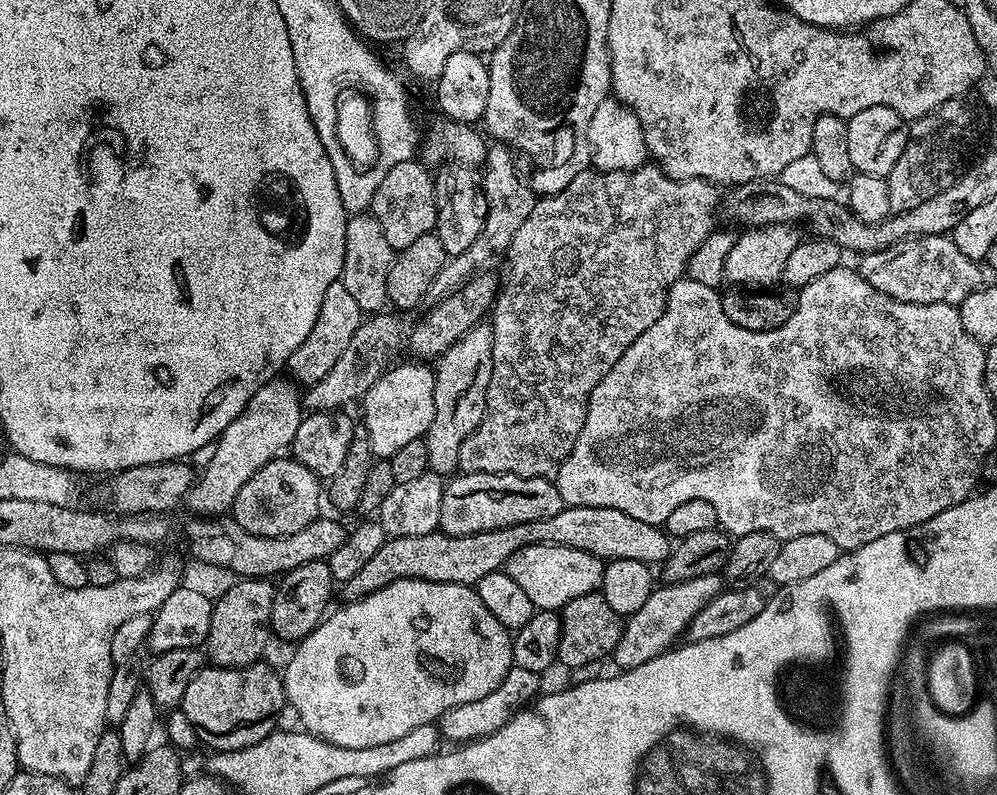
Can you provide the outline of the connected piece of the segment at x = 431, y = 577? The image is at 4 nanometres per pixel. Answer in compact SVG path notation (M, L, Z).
M565 506L561 512L554 514L554 518L542 518L529 524L502 526L498 530L486 530L465 536L451 536L439 530L417 536L393 536L385 539L380 549L371 556L370 562L366 562L366 566L362 566L362 570L358 570L354 578L343 581L342 588L345 596L343 599L348 602L360 600L363 596L374 594L374 590L382 590L382 586L390 586L390 582L399 580L425 580L475 586L482 578L486 578L486 574L501 571L510 554L514 554L514 550L522 550L522 546L535 544L553 544L570 546L574 550L586 550L605 562L630 558L633 562L660 566L672 551L673 541L663 527L650 522L638 522L638 518L630 518L630 514L622 514L622 510L610 510L606 506L574 506L573 508Z

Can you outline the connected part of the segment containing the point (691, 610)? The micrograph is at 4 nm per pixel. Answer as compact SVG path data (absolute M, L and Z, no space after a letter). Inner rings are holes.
M702 574L702 578L690 578L690 582L661 583L653 587L644 605L624 620L622 638L618 638L618 646L610 657L611 663L615 667L617 664L620 670L637 668L669 651L687 633L690 622L694 622L694 614L698 614L698 610L702 610L702 606L720 591L722 580L717 574Z

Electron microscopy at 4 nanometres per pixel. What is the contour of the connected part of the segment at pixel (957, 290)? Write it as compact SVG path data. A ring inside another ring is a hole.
M951 235L915 236L900 240L894 246L877 252L866 252L859 257L858 271L874 290L895 300L911 304L955 304L964 301L976 288L981 287L981 265L966 258L953 242Z

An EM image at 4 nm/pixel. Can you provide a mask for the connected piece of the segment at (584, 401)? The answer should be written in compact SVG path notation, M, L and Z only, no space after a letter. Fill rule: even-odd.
M646 162L642 167L629 172L601 172L585 170L562 190L553 196L541 196L537 199L534 210L530 210L530 218L522 222L518 234L510 242L506 253L508 260L508 277L502 280L502 287L490 309L490 323L494 334L492 347L492 377L486 394L486 410L478 430L462 442L462 450L458 454L461 473L502 474L503 476L520 476L521 478L555 477L562 462L570 454L574 442L578 442L578 434L582 434L582 426L586 422L586 410L590 402L590 394L606 374L626 354L626 350L658 318L662 318L662 310L666 306L668 288L676 280L681 279L688 271L688 263L693 254L706 242L706 238L717 227L712 215L720 208L721 189L709 180L676 180L661 170L659 164Z

